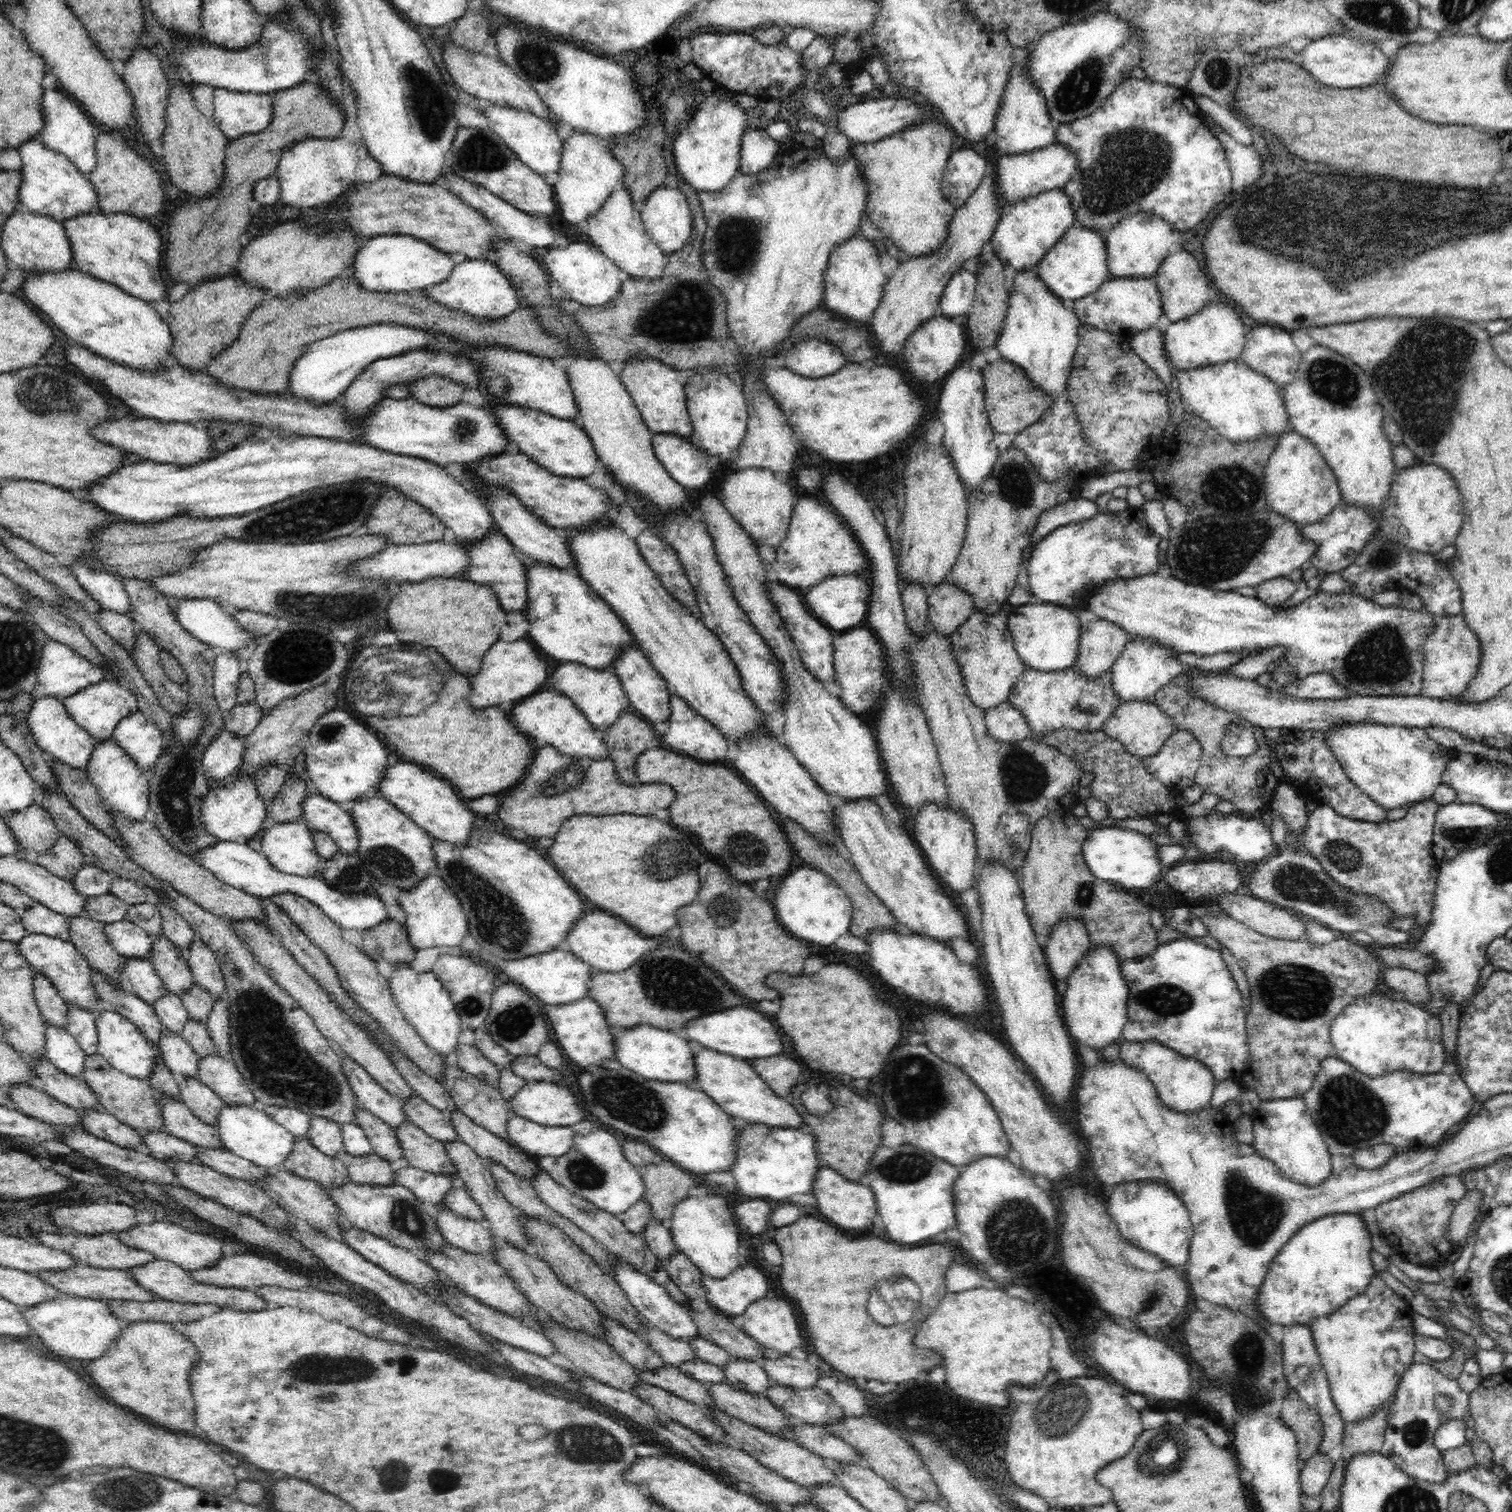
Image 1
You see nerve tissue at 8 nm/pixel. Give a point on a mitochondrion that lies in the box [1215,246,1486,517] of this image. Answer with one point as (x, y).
(1436, 359)

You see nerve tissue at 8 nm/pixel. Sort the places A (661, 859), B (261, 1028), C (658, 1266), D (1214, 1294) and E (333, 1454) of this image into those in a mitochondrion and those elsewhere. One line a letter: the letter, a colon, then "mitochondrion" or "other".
A: mitochondrion
B: mitochondrion
C: other
D: other
E: other

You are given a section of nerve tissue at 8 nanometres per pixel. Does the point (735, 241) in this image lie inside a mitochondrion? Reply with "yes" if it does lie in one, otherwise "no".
yes

